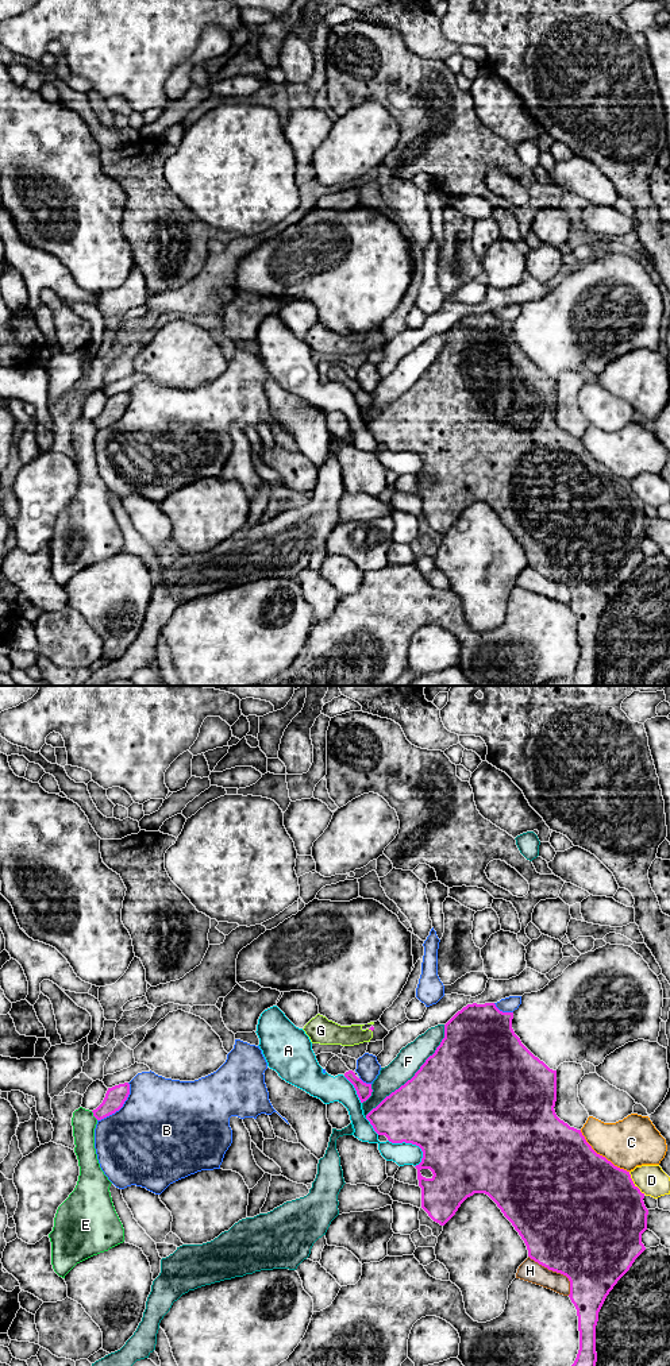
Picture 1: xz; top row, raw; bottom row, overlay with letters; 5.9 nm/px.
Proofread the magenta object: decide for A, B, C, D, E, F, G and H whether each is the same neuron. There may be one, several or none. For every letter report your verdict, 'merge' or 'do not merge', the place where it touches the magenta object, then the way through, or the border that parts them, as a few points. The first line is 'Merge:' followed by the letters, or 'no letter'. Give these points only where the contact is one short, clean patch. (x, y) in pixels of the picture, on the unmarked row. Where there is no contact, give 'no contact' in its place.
Merge: G
A: do not merge; contact xz (411, 451)
B: do not merge; contact xz (120, 416)
C: do not merge; contact xz (601, 465)
D: do not merge; contact xz (634, 493)
E: do not merge; contact xz (93, 424)
F: do not merge; contact xz (415, 384)
G: merge; contact xz (370, 338); way xz (372, 336), (370, 338), (365, 343), (328, 342)
H: do not merge; contact xz (555, 579)

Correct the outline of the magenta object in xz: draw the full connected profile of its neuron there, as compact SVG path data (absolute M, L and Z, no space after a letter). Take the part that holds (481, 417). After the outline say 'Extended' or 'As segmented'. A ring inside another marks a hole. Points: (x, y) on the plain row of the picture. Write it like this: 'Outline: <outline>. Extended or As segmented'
Outline: M494 312L463 316L444 333L444 347L435 362L366 428L389 451L412 452L421 458L421 471L415 476L421 497L421 517L434 530L444 535L467 506L485 502L519 541L528 566L569 587L569 606L578 625L579 659L570 676L543 686L594 686L598 621L617 590L646 559L642 543L647 539L648 518L644 502L634 493L629 481L597 463L581 439L557 425L557 379L521 352L512 337L512 328L513 321L500 320Z. As segmented

